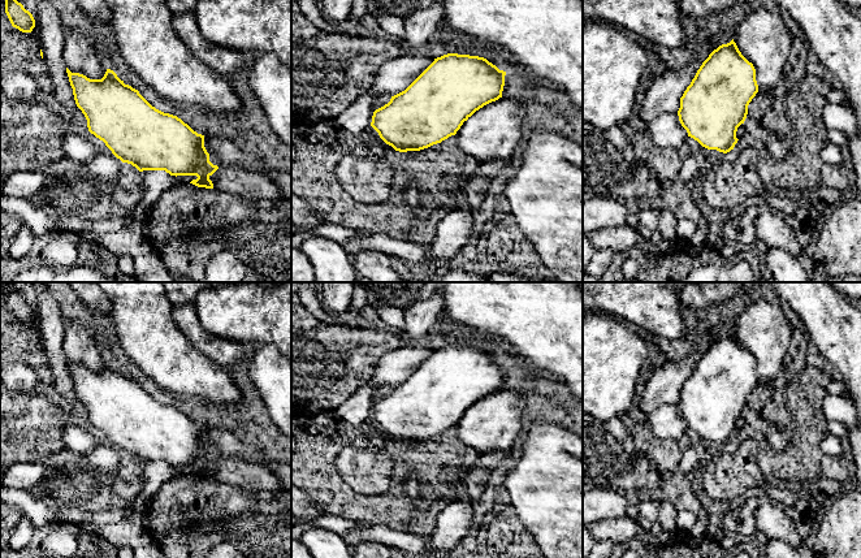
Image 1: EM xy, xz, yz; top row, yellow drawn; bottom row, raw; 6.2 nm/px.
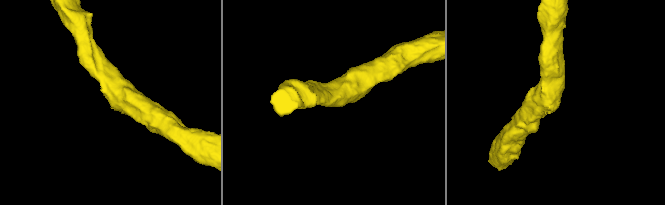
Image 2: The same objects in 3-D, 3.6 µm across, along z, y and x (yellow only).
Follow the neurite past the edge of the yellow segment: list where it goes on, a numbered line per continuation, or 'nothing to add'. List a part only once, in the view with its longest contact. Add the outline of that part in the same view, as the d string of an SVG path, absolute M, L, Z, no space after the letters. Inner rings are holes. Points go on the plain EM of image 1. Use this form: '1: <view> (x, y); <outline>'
nothing to add

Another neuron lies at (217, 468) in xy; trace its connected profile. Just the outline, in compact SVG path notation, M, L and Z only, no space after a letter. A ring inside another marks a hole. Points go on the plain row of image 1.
M239 458L219 459L209 467L209 471L215 481L234 484L247 490L273 492L282 489L280 479L269 468Z

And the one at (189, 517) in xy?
M186 475L164 483L144 512L165 558L205 558L221 542L233 544L246 558L291 558L291 493L285 489L252 492Z

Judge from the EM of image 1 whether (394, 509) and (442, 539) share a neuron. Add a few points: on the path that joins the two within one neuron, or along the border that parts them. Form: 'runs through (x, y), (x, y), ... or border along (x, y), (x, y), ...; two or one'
border along (448, 505), (438, 513), (436, 528), (431, 536); two

